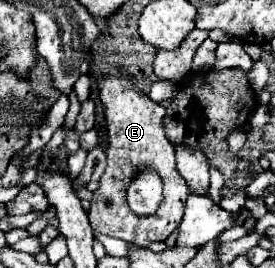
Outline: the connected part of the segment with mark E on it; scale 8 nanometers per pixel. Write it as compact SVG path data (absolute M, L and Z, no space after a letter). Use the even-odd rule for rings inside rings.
M110 69L110 77L106 77L100 83L100 99L106 107L110 143L106 149L108 165L100 177L100 187L94 191L94 199L88 209L88 219L96 233L148 247L152 243L166 241L168 235L180 225L188 189L186 189L186 181L176 171L174 145L164 135L164 127L162 127L164 107L154 103L148 95L142 95L126 79L128 79L126 73L122 73L120 69ZM144 169L154 169L164 183L162 205L158 207L158 213L152 213L150 217L138 217L128 207L126 200L126 189L130 181Z

